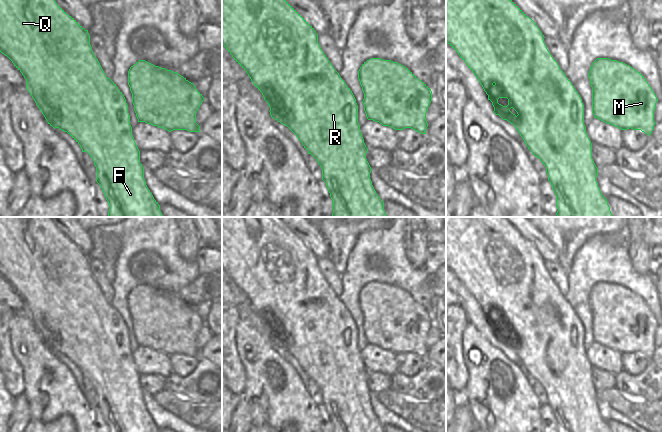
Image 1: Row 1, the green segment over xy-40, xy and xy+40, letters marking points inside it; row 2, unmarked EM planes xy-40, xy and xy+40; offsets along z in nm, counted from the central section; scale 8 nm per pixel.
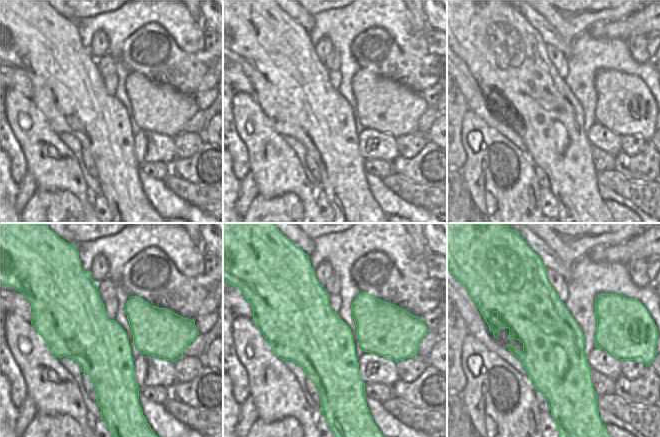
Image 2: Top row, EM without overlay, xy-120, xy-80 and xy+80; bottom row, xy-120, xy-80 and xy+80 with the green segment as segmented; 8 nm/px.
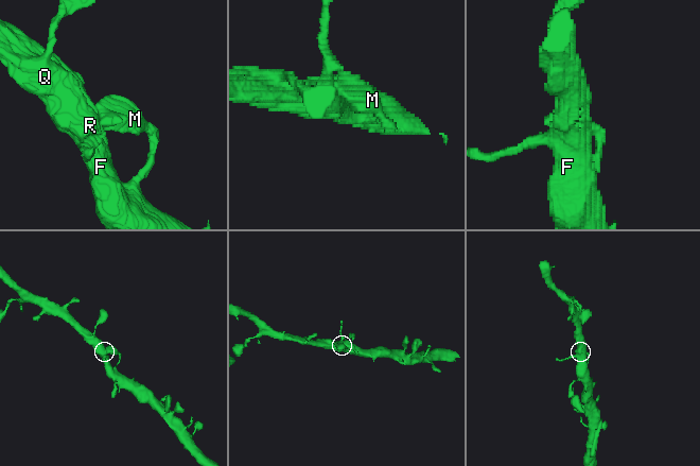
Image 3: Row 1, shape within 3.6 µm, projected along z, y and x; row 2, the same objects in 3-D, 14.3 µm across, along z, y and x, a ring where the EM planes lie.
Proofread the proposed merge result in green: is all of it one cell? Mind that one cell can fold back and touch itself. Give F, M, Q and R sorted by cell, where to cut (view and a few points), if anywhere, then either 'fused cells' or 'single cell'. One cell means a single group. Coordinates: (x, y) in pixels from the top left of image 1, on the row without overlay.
groups F M Q R; cut none; single cell

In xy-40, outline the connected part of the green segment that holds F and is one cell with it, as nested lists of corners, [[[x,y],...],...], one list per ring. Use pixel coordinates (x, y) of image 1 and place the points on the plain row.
[[[0,217],[0,276],[7,280],[26,303],[26,313],[44,339],[46,345],[54,353],[67,356],[87,376],[96,391],[96,406],[100,409],[110,432],[160,432],[144,403],[144,391],[140,387],[140,375],[132,359],[128,329],[116,308],[107,302],[90,269],[90,259],[74,242],[69,240],[54,224],[50,217]]]

